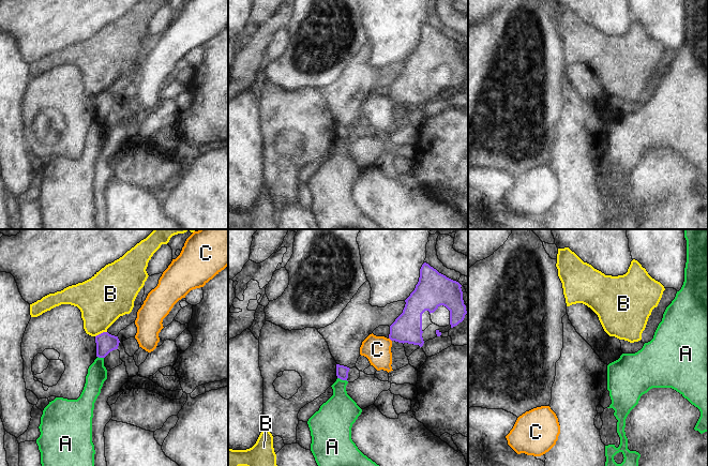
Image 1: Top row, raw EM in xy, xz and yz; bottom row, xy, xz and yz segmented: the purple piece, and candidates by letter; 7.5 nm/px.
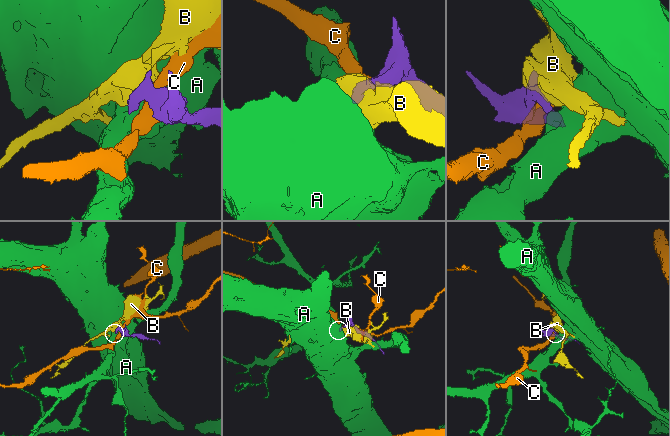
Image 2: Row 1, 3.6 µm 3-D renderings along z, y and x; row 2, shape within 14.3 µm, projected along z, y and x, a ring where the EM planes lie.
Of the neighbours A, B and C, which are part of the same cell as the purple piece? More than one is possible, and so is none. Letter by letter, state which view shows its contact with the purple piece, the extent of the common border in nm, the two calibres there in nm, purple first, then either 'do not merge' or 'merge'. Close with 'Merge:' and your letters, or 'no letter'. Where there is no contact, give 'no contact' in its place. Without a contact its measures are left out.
A: contact in xz; length 90 nm; calibres 100 and 260 nm; do not merge
B: contact in xy; length 100 nm; calibres 140 and 360 nm; do not merge
C: contact in xz; length 40 nm; calibres 220 and 200 nm; do not merge
Merge: no letter

